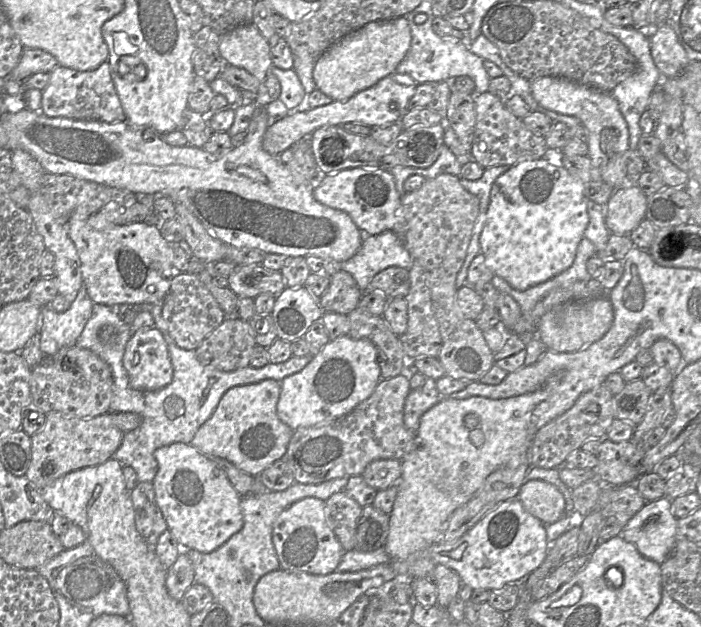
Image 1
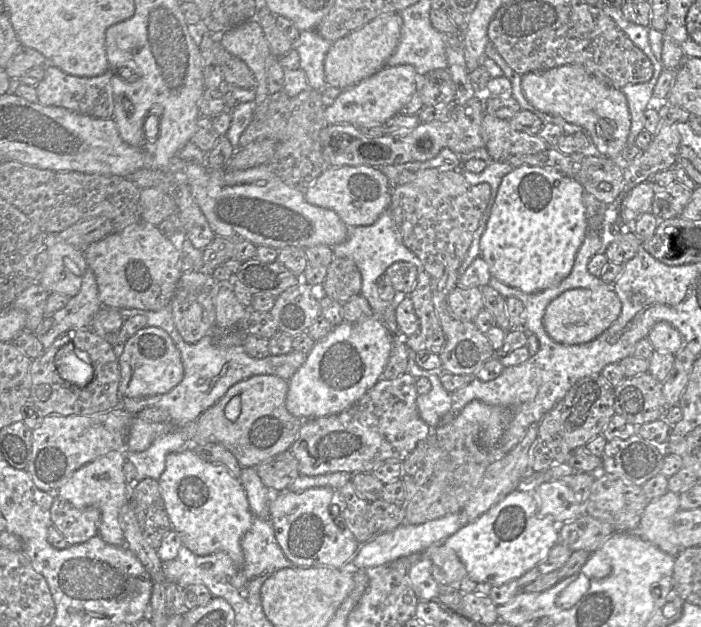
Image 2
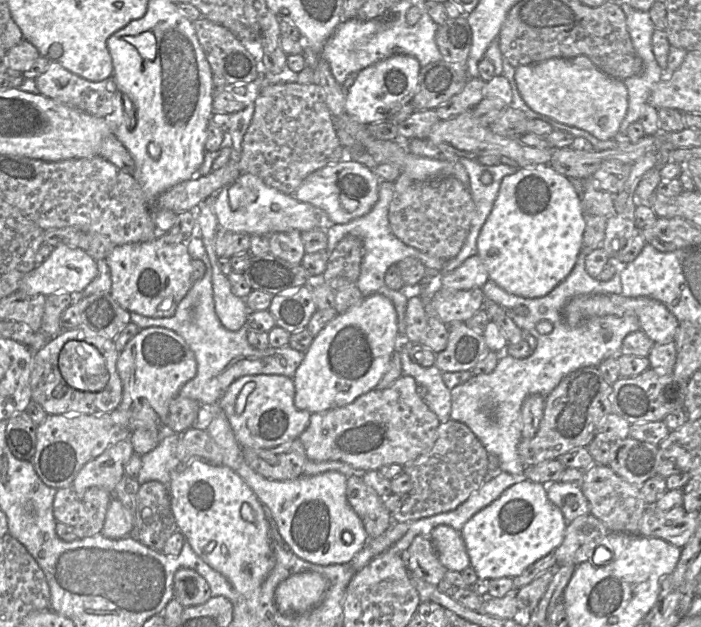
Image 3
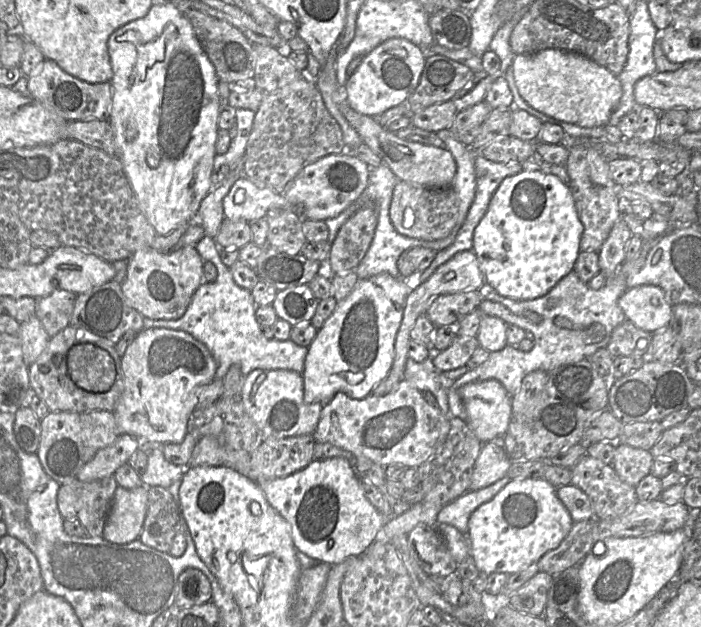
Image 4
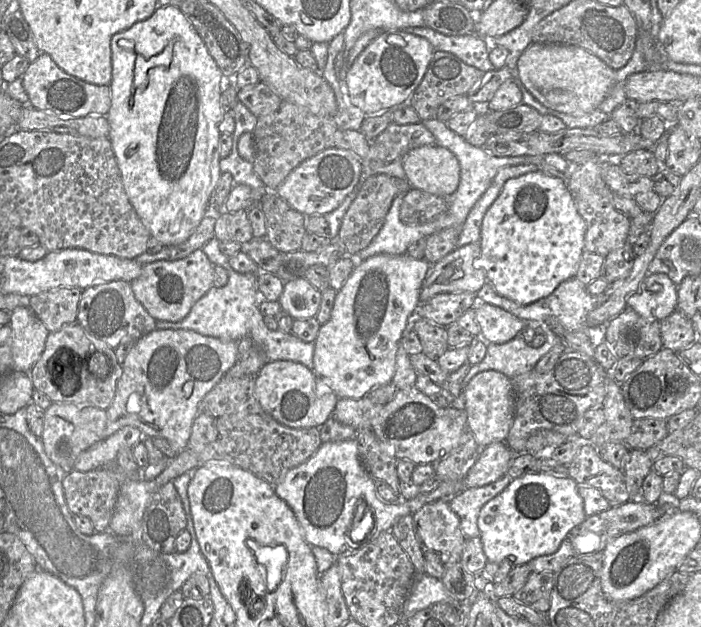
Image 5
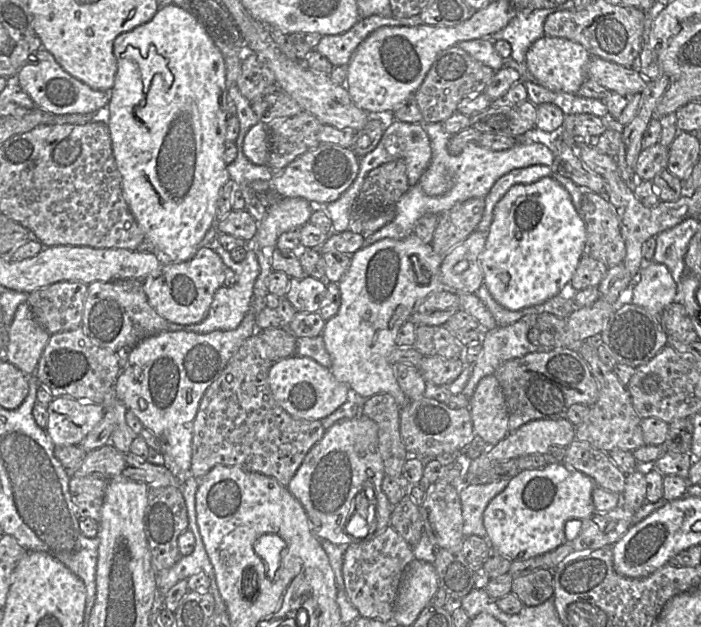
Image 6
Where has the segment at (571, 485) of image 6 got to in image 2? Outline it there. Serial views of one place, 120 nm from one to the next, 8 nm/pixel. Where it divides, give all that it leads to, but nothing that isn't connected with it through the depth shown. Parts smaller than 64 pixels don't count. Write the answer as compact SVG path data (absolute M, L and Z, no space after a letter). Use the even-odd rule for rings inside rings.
M515 489L486 513L464 525L441 542L454 550L466 567L467 576L477 584L501 586L517 580L542 562L559 543L560 525L551 516L540 515L532 491Z

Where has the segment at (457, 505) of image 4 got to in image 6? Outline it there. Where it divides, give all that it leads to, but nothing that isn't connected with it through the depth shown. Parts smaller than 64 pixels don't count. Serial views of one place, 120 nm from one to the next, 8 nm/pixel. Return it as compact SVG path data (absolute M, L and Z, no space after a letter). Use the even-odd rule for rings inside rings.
M500 479L487 484L472 484L459 491L463 516L464 537L476 535L486 538L483 513L489 502L501 493L511 479Z

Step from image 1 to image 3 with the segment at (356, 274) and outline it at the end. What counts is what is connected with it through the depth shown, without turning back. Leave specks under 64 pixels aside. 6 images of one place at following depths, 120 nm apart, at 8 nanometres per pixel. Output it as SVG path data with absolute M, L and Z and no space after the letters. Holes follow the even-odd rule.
M381 181L378 187L378 199L367 214L345 224L328 224L327 228L323 229L328 238L327 250L329 252L331 252L336 247L337 243L348 234L358 236L362 239L364 254L361 261L361 271L357 280L357 286L363 294L363 297L379 293L388 297L392 301L397 313L398 330L400 341L402 341L405 339L405 312L407 307L407 298L401 290L392 290L386 286L384 275L387 269L392 264L397 263L403 258L414 257L425 265L428 273L436 273L441 271L446 262L438 258L430 257L416 248L404 244L392 233L388 221L388 209L392 195L393 183Z

